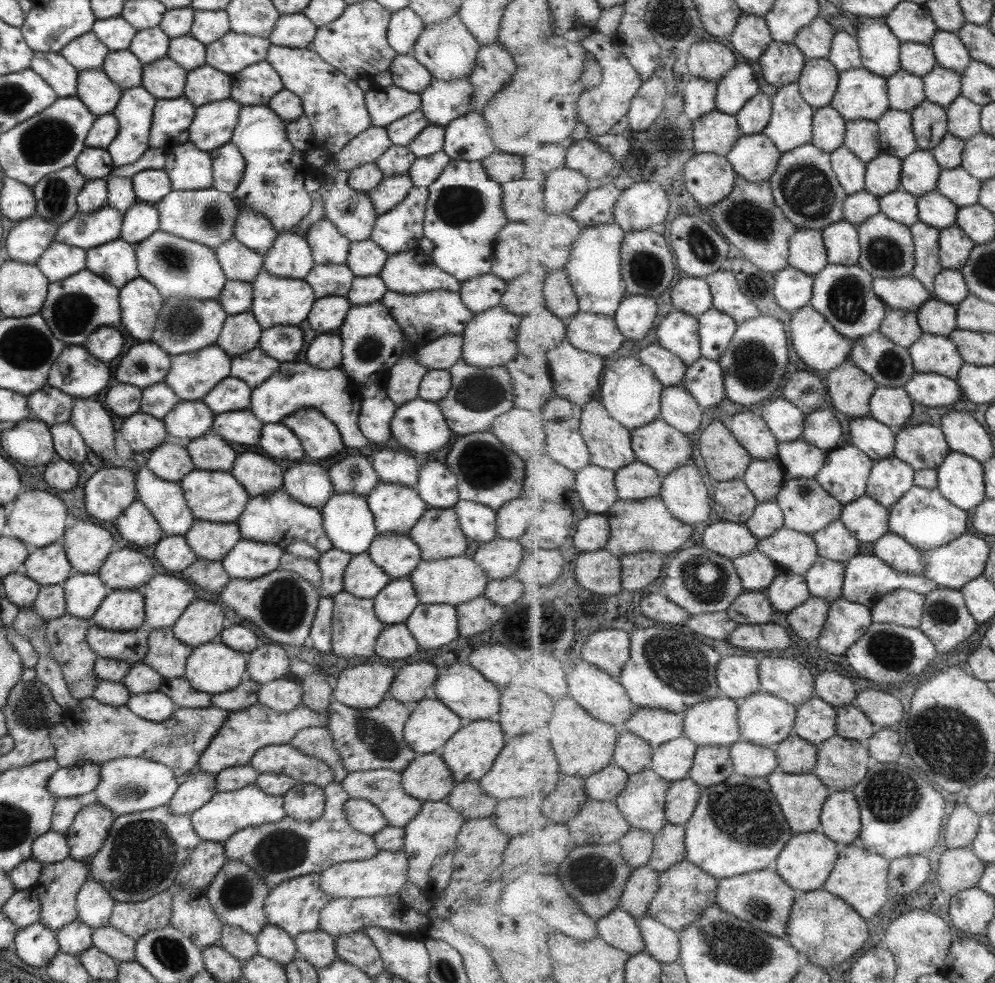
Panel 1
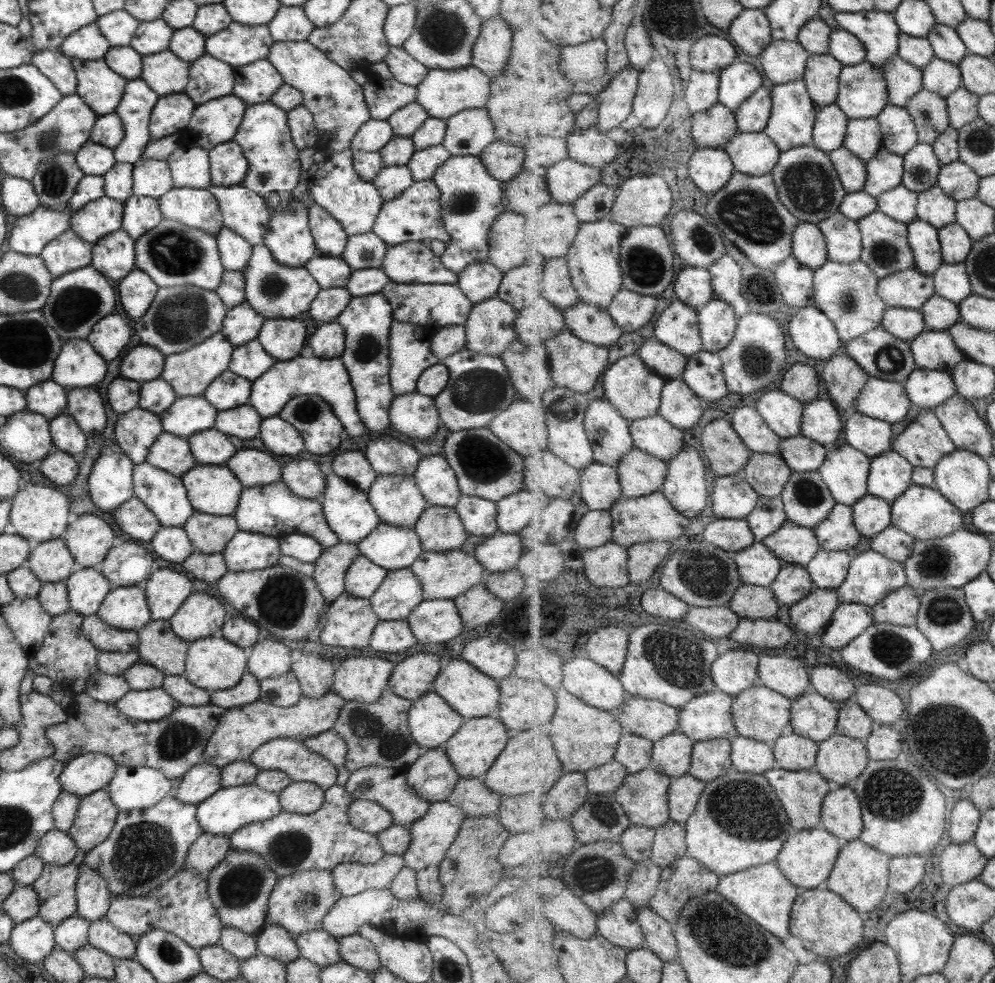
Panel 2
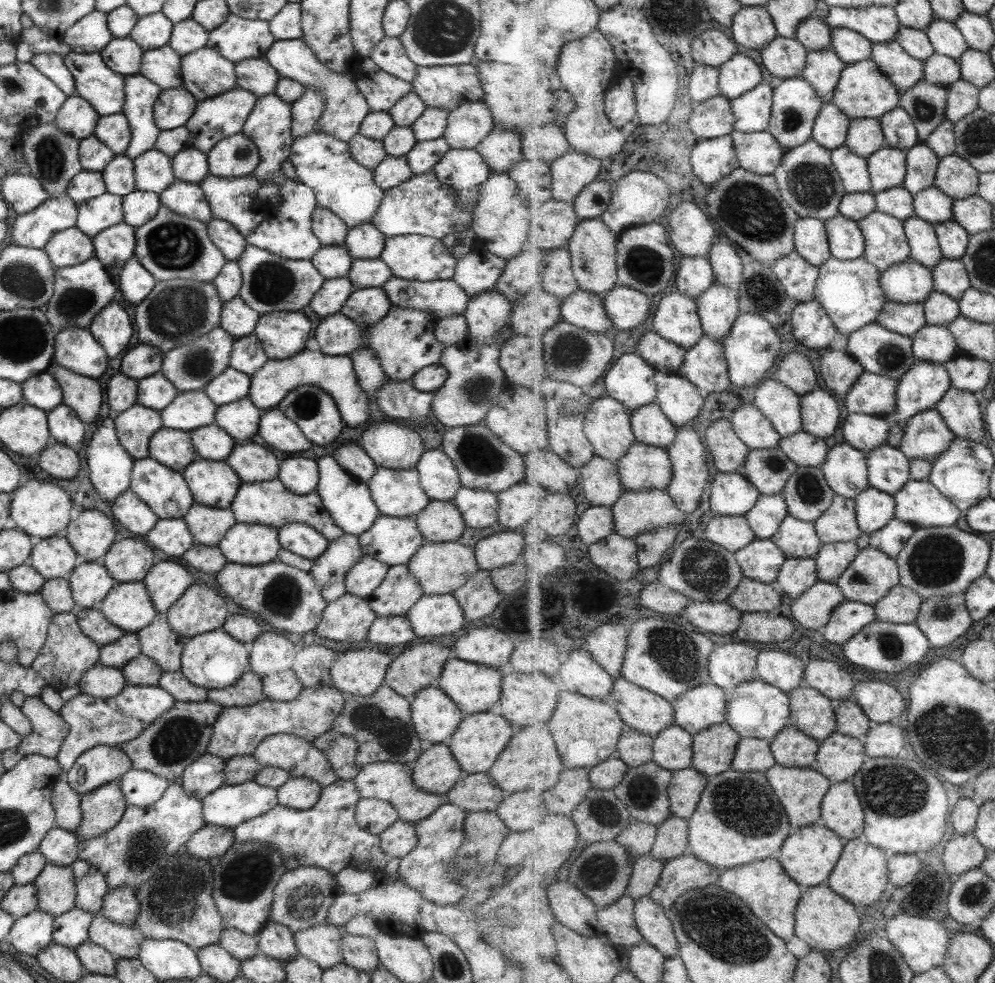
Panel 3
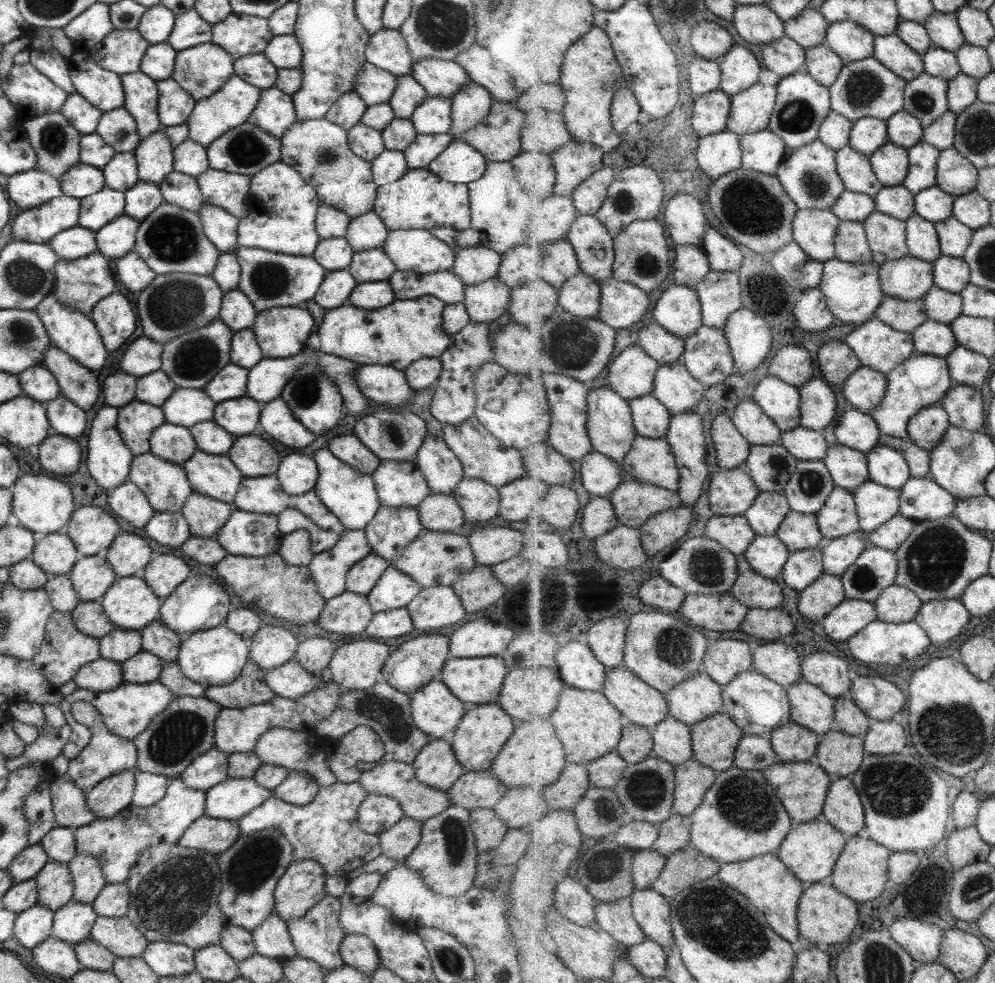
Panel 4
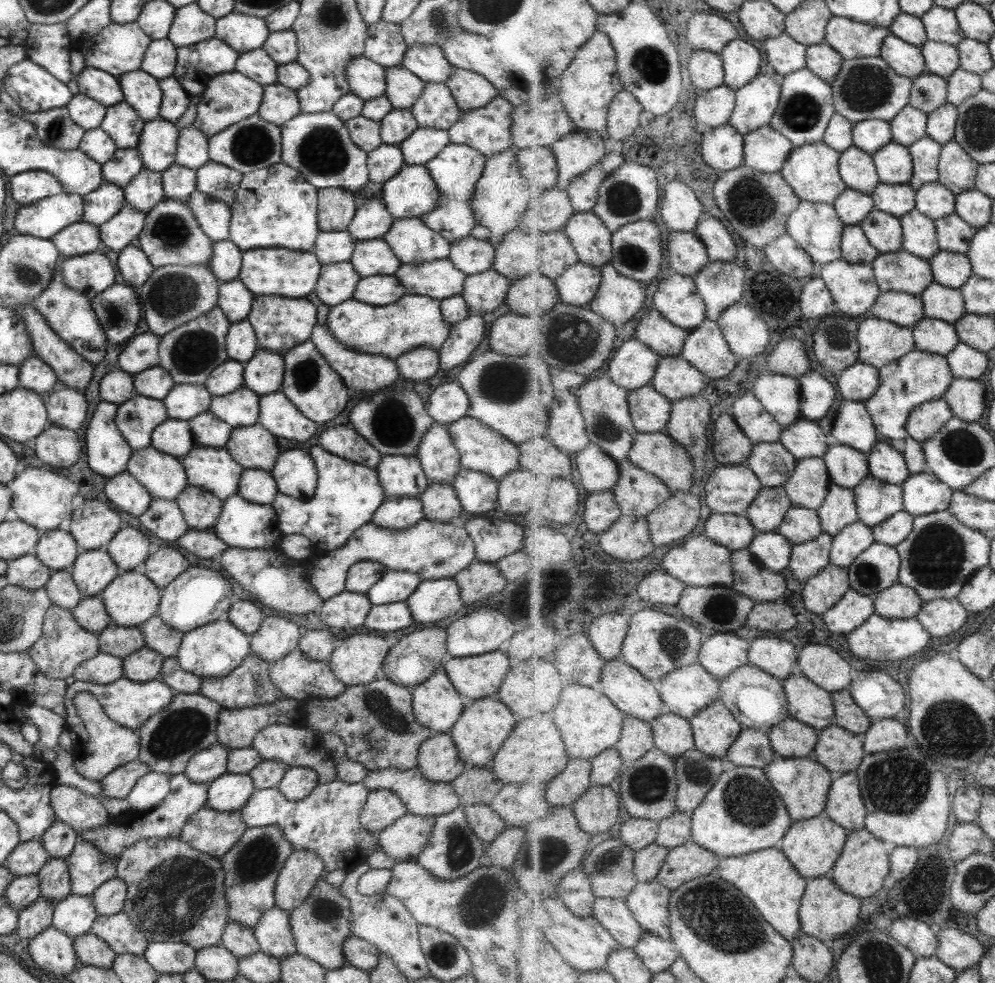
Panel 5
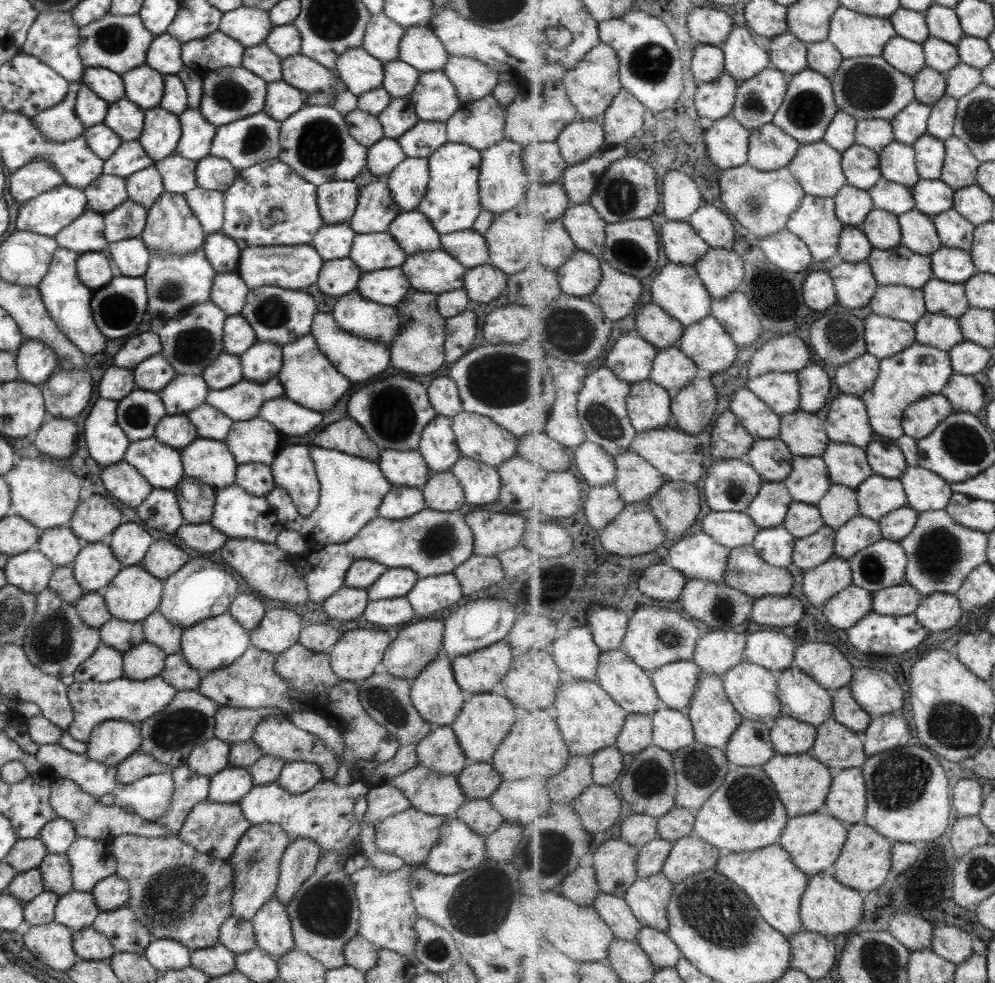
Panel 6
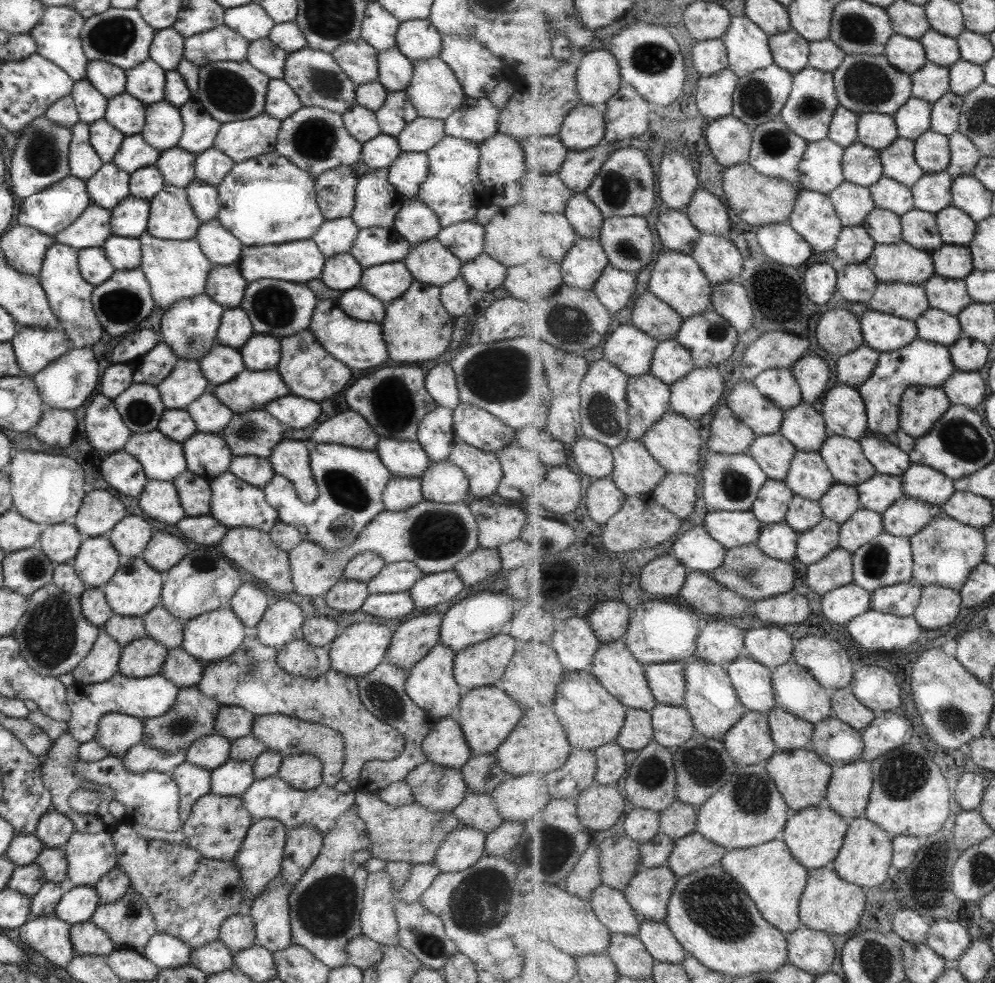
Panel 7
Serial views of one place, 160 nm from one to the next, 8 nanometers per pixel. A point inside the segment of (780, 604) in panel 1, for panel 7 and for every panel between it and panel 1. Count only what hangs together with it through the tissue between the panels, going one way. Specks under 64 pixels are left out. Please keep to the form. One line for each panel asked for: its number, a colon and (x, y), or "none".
2: (794, 583)
3: (798, 575)
4: (804, 567)
5: (808, 559)
6: (815, 550)
7: (815, 544)

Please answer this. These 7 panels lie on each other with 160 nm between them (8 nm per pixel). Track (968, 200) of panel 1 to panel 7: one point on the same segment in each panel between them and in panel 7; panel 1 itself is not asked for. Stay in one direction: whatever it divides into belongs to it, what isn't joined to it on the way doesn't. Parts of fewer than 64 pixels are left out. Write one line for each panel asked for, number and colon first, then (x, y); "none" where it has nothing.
2: (958, 180)
3: (956, 176)
4: (957, 175)
5: (958, 169)
6: (961, 166)
7: (965, 155)

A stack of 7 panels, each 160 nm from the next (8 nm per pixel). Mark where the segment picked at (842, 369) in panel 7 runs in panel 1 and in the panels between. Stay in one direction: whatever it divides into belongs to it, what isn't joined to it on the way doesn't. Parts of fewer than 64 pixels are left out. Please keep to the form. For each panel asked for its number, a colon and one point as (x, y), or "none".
1: (893, 406)
2: (889, 401)
3: (875, 394)
4: (865, 389)
5: (859, 382)
6: (859, 376)

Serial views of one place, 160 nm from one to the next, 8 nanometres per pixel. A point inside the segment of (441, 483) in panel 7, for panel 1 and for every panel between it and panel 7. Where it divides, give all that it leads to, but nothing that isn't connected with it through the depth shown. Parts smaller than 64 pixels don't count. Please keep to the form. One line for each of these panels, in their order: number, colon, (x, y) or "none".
1: (437, 534)
2: (438, 528)
3: (439, 521)
4: (437, 512)
5: (439, 504)
6: (441, 492)

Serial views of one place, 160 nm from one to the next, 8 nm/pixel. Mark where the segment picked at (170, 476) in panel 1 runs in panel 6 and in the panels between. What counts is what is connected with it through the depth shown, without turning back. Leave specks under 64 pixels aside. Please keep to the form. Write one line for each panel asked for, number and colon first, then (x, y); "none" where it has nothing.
2: (170, 453)
3: (172, 448)
4: (175, 444)
5: (173, 437)
6: (175, 430)

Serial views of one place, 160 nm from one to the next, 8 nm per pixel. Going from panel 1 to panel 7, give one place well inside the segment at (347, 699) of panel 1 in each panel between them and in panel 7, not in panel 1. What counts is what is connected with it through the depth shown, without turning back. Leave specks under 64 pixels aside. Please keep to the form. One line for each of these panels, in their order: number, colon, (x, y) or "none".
2: (361, 679)
3: (360, 672)
4: (355, 666)
5: (355, 662)
6: (353, 657)
7: (358, 648)

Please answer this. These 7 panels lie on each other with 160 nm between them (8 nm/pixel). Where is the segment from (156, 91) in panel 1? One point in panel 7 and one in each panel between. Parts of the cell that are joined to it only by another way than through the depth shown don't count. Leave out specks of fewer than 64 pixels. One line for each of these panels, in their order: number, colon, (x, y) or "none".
2: (163, 73)
3: (161, 66)
4: (157, 63)
5: (159, 61)
6: (163, 56)
7: (166, 50)

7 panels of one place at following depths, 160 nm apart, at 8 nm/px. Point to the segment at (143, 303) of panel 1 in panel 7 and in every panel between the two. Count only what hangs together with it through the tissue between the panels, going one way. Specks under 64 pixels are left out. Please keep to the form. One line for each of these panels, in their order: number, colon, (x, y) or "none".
2: (136, 290)
3: (135, 283)
4: (134, 274)
5: (132, 264)
6: (130, 256)
7: (123, 253)

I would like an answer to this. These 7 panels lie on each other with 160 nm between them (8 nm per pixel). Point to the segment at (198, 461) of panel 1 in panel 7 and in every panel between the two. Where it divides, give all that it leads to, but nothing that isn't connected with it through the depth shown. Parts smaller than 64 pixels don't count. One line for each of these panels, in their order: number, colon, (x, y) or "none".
2: (210, 447)
3: (211, 443)
4: (210, 438)
5: (207, 430)
6: (209, 423)
7: (209, 415)

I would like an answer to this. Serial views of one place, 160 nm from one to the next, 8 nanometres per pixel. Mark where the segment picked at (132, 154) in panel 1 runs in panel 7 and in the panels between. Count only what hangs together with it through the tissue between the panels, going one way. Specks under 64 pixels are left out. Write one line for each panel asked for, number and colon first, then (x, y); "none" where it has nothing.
2: (137, 101)
3: (139, 94)
4: (140, 92)
5: (140, 91)
6: (142, 86)
7: (145, 82)

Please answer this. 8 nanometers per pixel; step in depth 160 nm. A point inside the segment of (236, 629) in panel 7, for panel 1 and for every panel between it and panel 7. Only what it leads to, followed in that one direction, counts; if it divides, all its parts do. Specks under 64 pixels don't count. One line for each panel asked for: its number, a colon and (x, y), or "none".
1: (212, 668)
2: (211, 664)
3: (213, 660)
4: (214, 657)
5: (213, 650)
6: (214, 643)

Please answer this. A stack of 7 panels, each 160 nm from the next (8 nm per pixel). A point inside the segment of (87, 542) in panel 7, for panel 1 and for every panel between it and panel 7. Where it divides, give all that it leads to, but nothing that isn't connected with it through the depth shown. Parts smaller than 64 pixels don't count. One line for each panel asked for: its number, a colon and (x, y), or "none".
1: (83, 593)
2: (86, 589)
3: (89, 583)
4: (90, 577)
5: (92, 571)
6: (94, 566)

